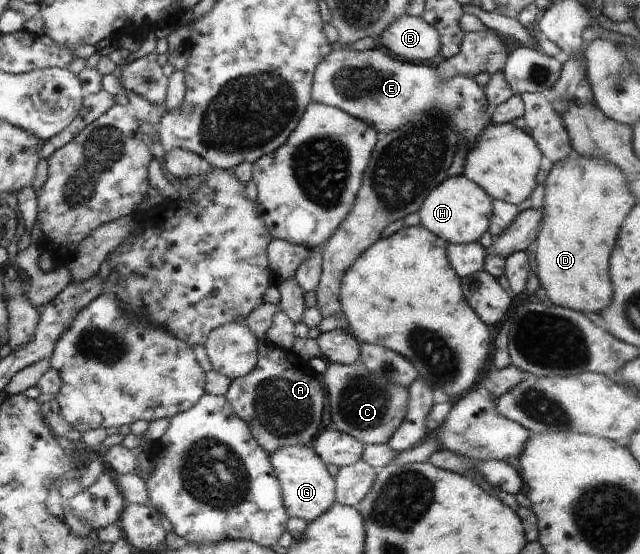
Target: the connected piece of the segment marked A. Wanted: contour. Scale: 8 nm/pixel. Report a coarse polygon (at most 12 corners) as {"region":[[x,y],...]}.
{"region":[[260,340],[225,397],[270,454],[311,445],[330,413],[323,377]]}

